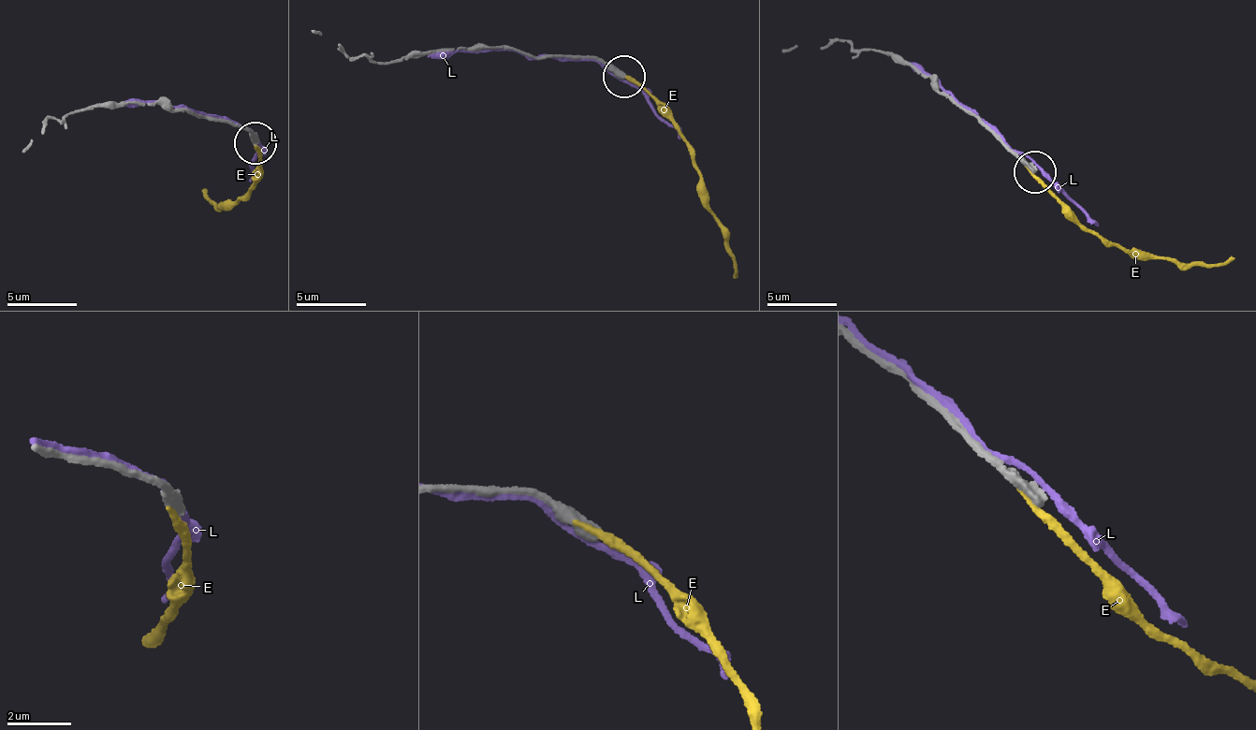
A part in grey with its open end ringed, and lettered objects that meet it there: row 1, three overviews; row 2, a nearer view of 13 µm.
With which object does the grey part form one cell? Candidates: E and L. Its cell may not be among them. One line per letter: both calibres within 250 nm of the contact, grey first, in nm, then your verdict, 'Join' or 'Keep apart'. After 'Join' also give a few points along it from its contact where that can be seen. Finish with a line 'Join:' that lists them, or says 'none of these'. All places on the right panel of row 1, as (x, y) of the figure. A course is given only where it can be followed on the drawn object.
E: Thickness 440 nm (grey) against 260 nm. Keep apart
L: Thickness 400 nm (grey) against 190 nm. Keep apart
Join: none of these

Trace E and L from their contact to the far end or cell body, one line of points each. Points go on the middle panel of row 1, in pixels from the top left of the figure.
E: (618, 72), (654, 97), (691, 155), (704, 206), (722, 231), (738, 278)
L: (616, 75), (591, 60), (527, 57), (515, 51), (470, 50), (427, 56)

